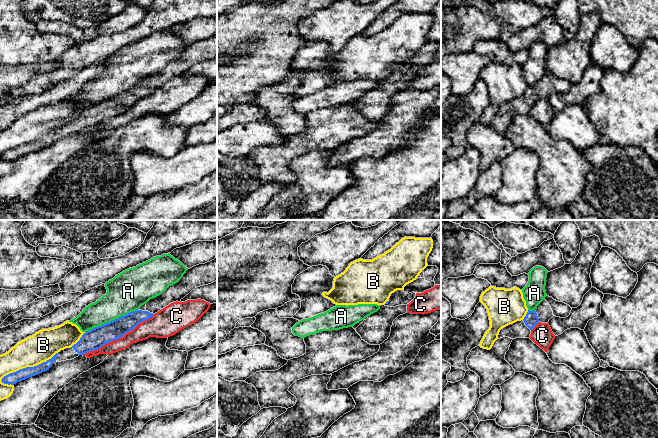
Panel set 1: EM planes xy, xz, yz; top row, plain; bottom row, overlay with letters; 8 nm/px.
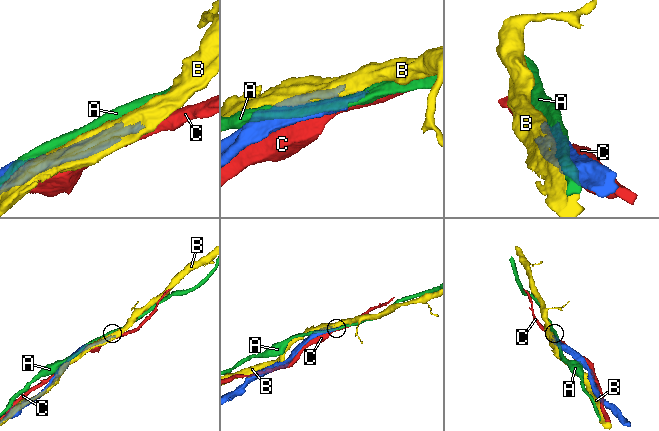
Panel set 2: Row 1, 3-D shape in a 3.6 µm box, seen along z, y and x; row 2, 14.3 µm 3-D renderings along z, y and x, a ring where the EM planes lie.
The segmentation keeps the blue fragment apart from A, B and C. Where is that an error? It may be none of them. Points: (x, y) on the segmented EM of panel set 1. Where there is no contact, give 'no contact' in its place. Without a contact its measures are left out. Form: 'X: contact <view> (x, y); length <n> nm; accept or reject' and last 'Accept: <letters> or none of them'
A: contact xy (111, 321); length 460 nm; reject
B: contact xy (27, 367); length 500 nm; reject
C: contact xy (118, 338); length 650 nm; reject
Accept: none of them

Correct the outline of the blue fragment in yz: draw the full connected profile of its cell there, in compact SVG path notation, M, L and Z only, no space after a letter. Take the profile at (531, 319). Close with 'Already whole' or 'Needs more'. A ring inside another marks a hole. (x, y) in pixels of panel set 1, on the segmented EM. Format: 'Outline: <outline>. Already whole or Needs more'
Outline: M546 296L545 299L533 311L528 310L523 320L517 321L502 328L499 332L498 339L509 337L529 338L531 330L539 323L548 323L553 317L566 318L570 315L572 308L563 303Z. Needs more

